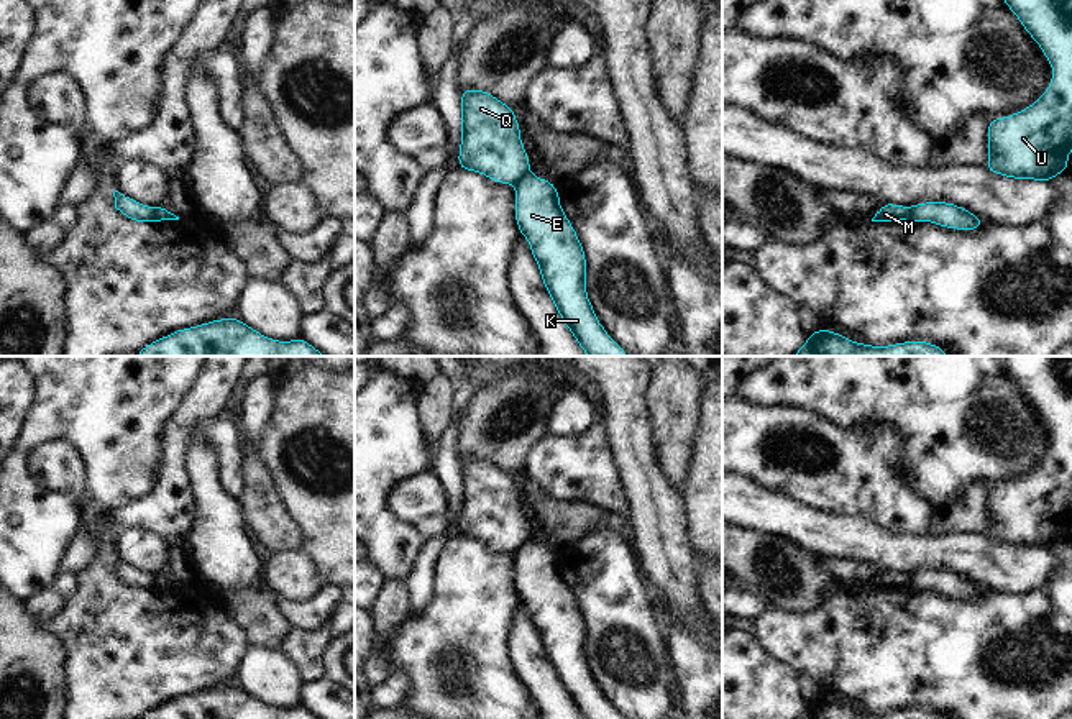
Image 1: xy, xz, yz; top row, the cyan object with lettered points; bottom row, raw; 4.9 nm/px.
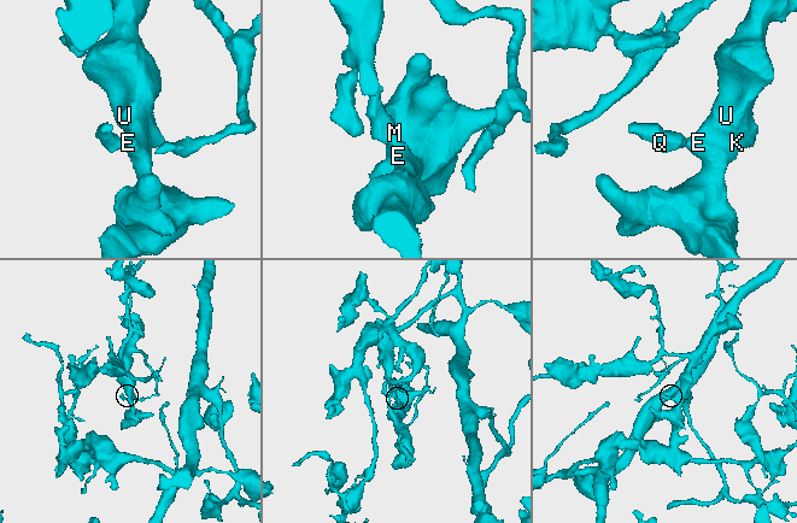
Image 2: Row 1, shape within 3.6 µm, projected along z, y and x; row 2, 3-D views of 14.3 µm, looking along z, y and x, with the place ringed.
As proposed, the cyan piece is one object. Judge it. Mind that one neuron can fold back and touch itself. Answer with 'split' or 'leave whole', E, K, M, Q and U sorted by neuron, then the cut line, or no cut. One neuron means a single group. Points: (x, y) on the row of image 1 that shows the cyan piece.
split; E K U / M Q; cut in xz along (529, 171), (513, 184)

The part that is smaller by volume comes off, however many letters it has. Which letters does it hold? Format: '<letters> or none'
M, Q

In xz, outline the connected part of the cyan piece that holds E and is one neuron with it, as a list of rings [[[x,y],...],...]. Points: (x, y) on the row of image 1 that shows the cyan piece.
[[[524,174],[515,184],[514,218],[529,241],[543,286],[565,327],[588,356],[629,356],[596,318],[586,292],[586,254],[552,181]]]

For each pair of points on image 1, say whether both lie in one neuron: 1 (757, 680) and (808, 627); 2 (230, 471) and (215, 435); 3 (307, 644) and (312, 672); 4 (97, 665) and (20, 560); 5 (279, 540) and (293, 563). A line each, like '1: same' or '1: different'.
1: different
2: same
3: same
4: different
5: different

